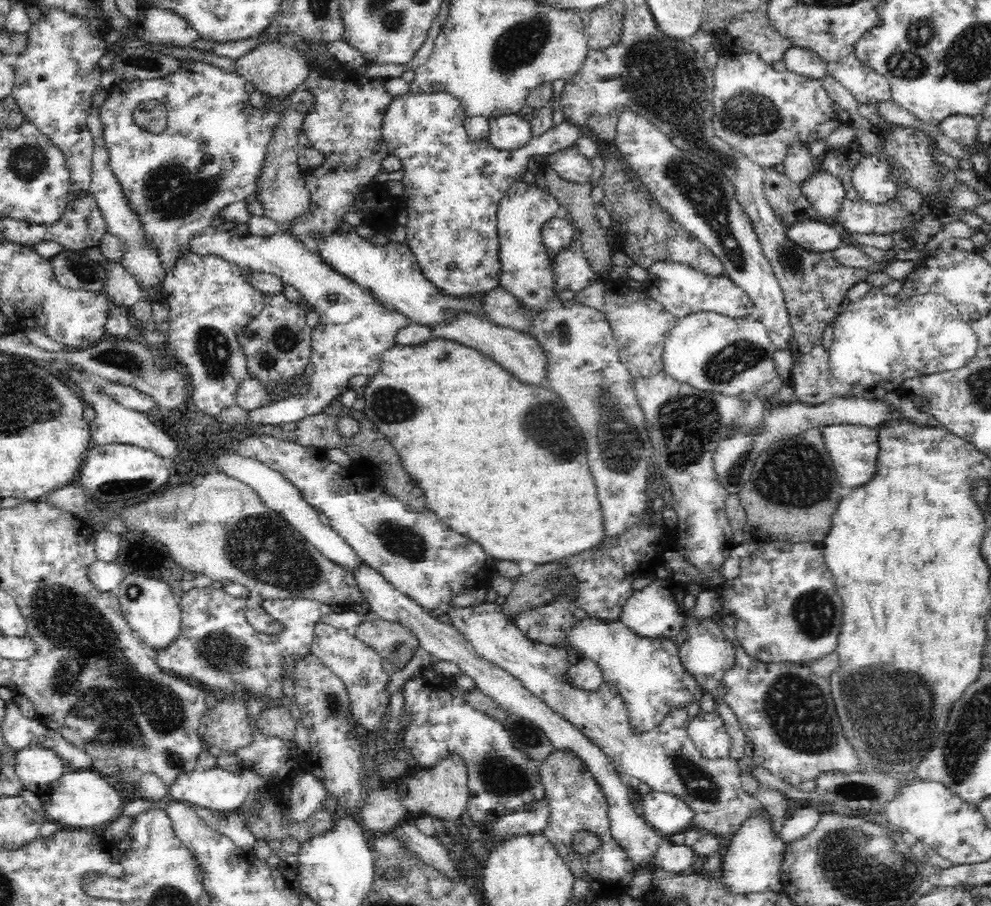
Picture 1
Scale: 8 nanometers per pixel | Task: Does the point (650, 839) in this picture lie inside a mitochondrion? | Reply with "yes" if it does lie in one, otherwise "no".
no

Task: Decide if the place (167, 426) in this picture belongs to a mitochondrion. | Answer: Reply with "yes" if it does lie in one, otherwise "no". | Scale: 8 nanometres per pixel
no

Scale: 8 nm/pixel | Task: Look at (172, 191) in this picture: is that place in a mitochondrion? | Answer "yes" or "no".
yes

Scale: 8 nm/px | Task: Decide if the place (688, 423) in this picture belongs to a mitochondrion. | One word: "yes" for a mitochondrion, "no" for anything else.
yes

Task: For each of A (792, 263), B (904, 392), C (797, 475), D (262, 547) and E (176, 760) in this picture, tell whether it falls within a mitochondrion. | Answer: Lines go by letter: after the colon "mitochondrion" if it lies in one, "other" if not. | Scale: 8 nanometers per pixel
A: mitochondrion
B: other
C: mitochondrion
D: mitochondrion
E: mitochondrion

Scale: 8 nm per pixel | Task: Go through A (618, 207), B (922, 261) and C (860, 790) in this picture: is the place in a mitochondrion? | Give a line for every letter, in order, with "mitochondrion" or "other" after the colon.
A: other
B: other
C: mitochondrion

